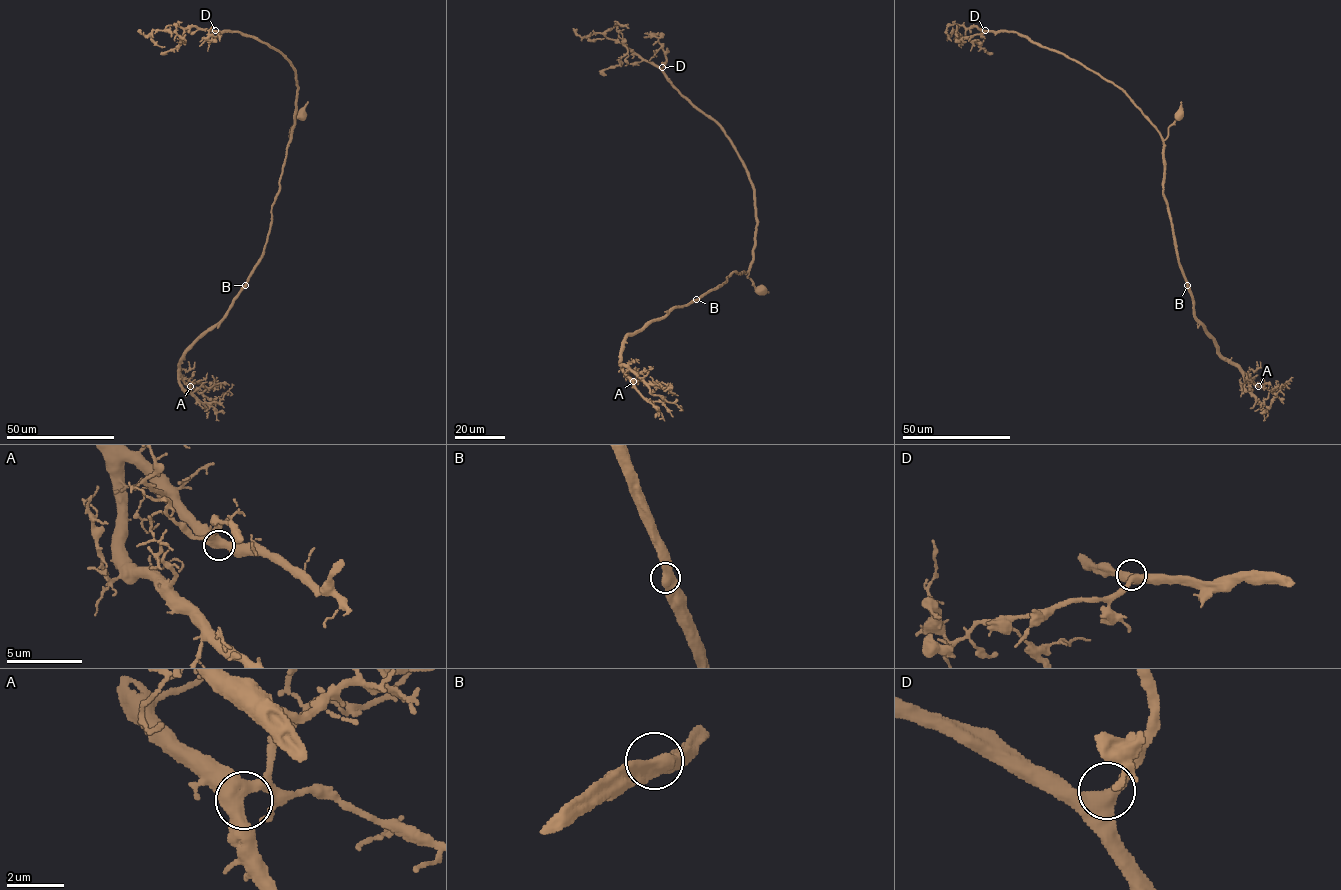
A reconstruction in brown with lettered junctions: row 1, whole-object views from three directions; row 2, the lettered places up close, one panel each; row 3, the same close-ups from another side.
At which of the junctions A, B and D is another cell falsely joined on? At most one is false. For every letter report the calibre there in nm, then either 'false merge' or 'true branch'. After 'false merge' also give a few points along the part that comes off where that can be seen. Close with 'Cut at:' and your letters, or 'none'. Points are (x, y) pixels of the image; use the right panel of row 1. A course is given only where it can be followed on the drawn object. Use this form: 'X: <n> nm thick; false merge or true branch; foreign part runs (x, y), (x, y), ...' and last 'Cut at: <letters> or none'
A: 460 nm thick; true branch
B: 600 nm thick; true branch
D: 440 nm thick; true branch
Cut at: none

